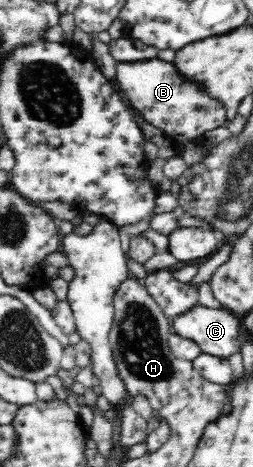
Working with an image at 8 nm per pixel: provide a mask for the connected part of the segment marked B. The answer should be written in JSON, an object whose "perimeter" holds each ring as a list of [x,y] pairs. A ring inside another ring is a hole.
{"perimeter":[[[156,58],[134,62],[118,62],[117,79],[122,91],[125,93],[128,101],[132,103],[132,106],[142,111],[145,119],[172,139],[181,139],[185,142],[192,141],[207,131],[224,126],[224,123],[228,120],[227,112],[223,105],[211,99],[202,86],[191,84],[190,81],[184,81],[177,73],[173,63],[161,61]]]}

